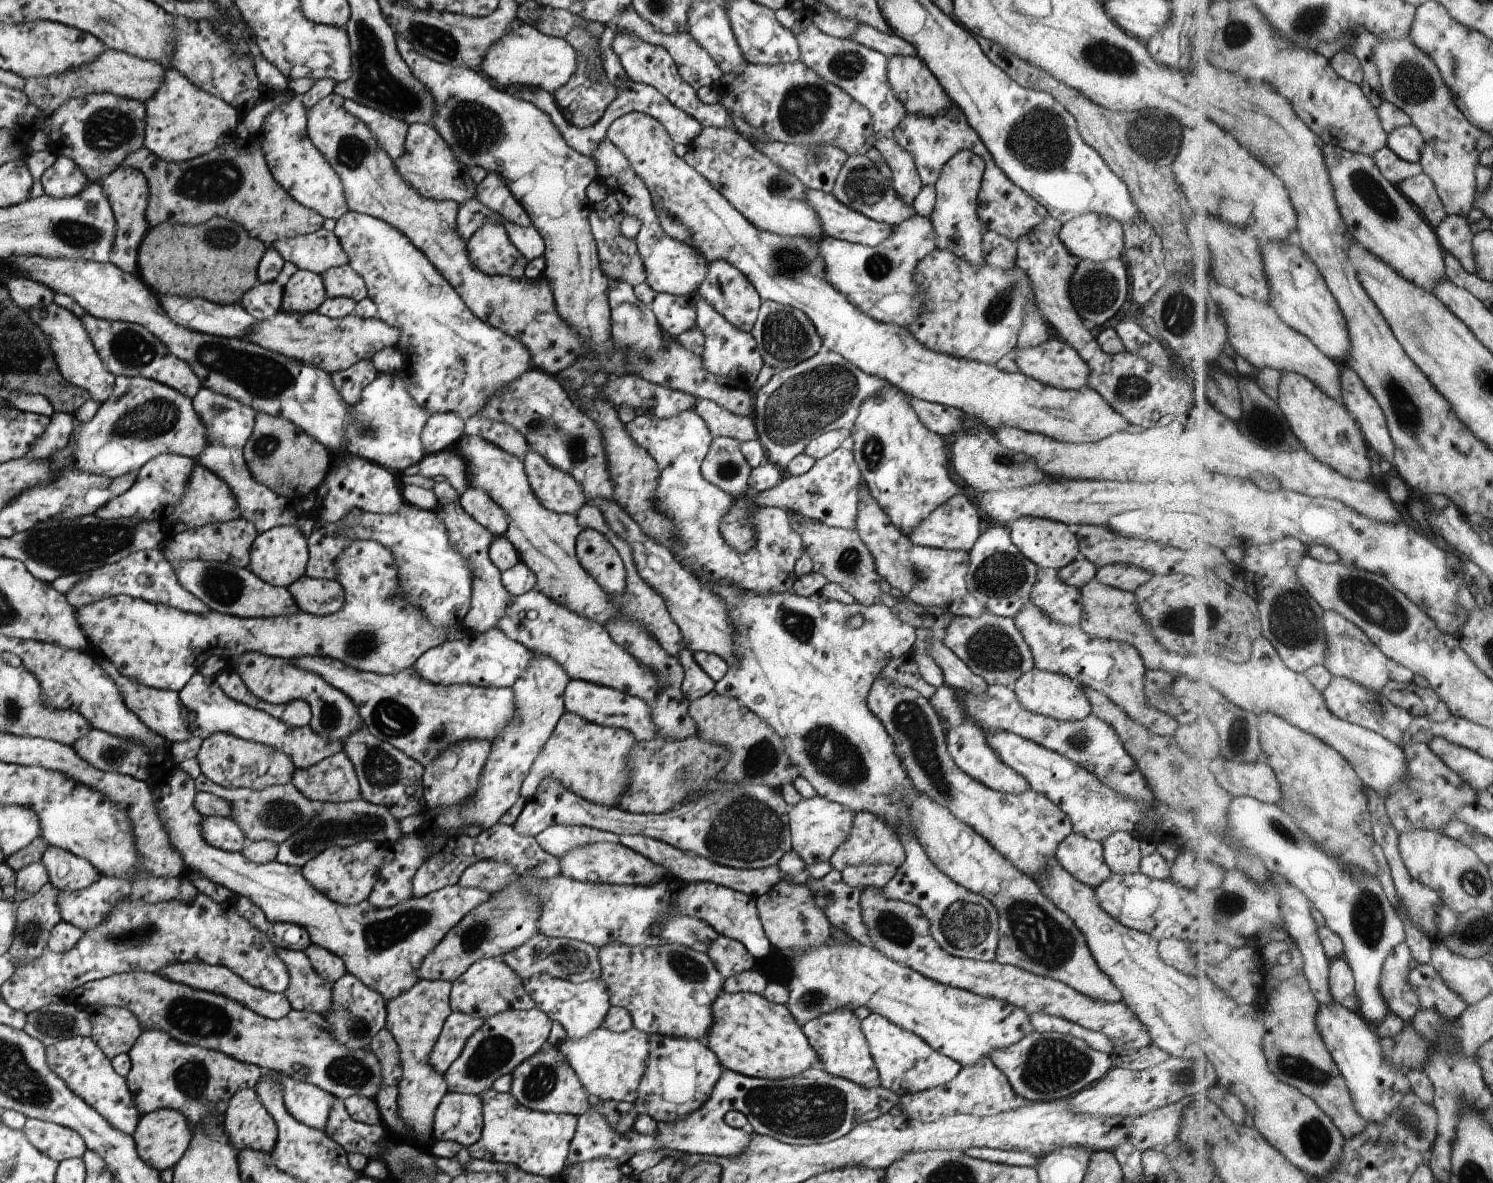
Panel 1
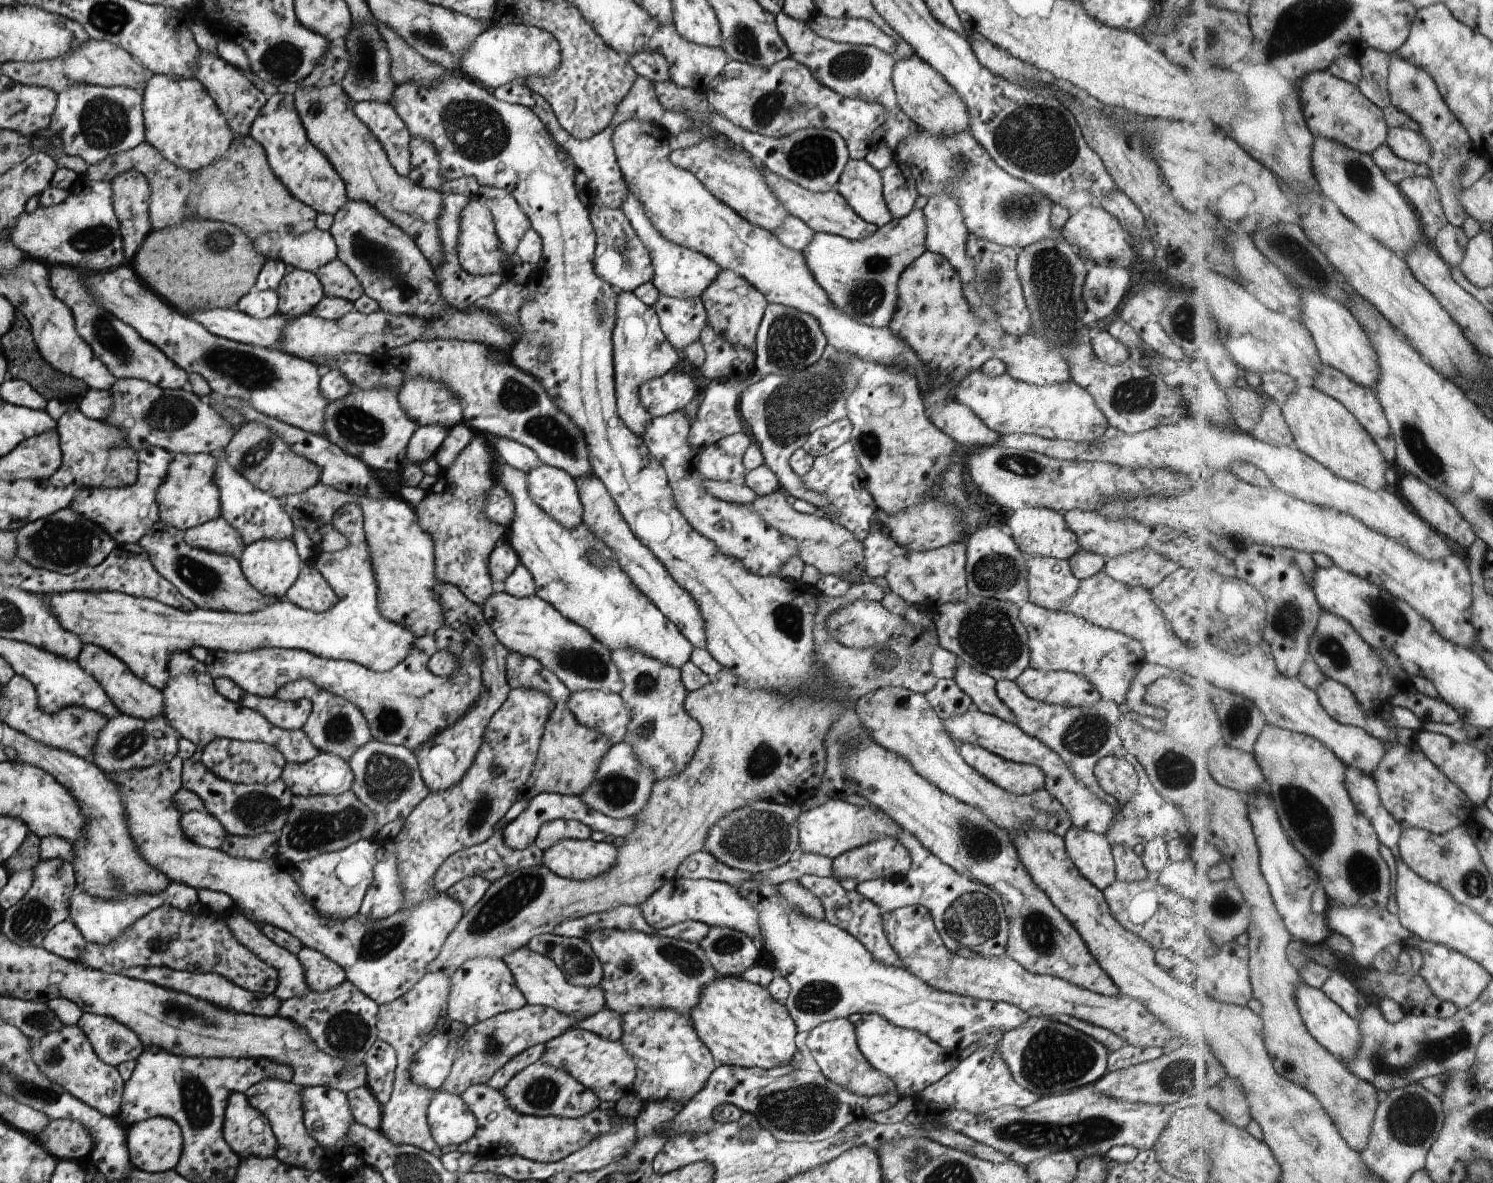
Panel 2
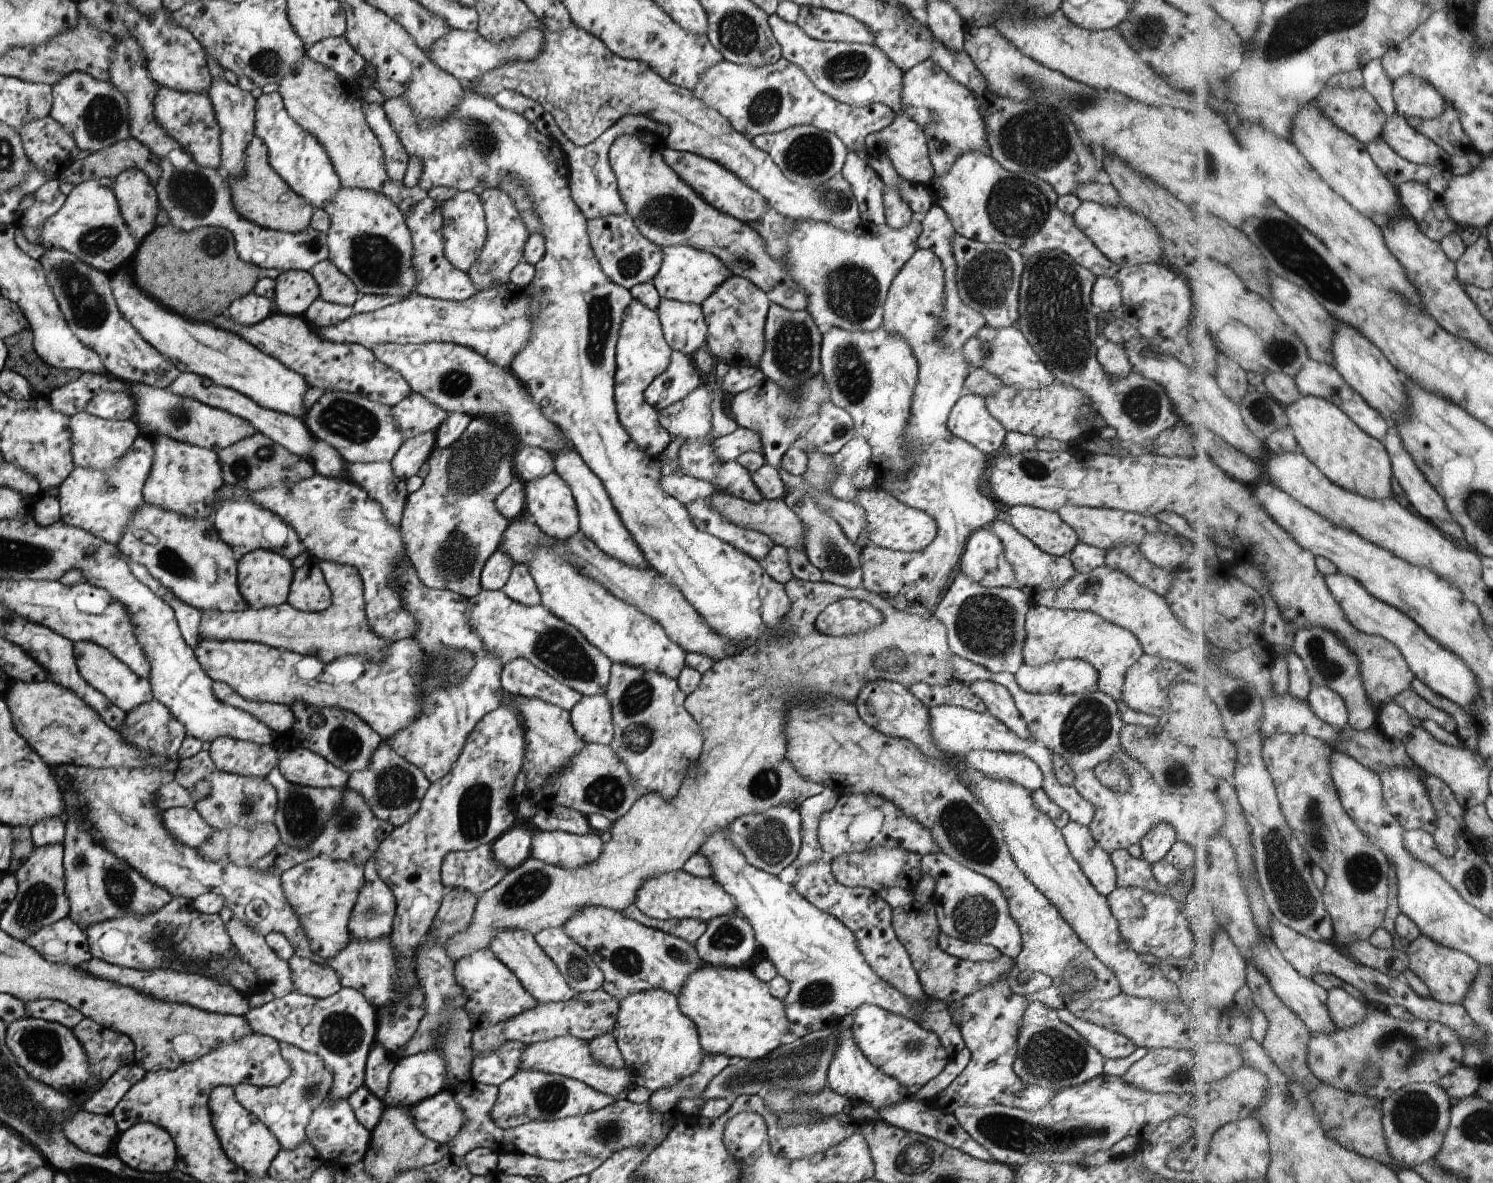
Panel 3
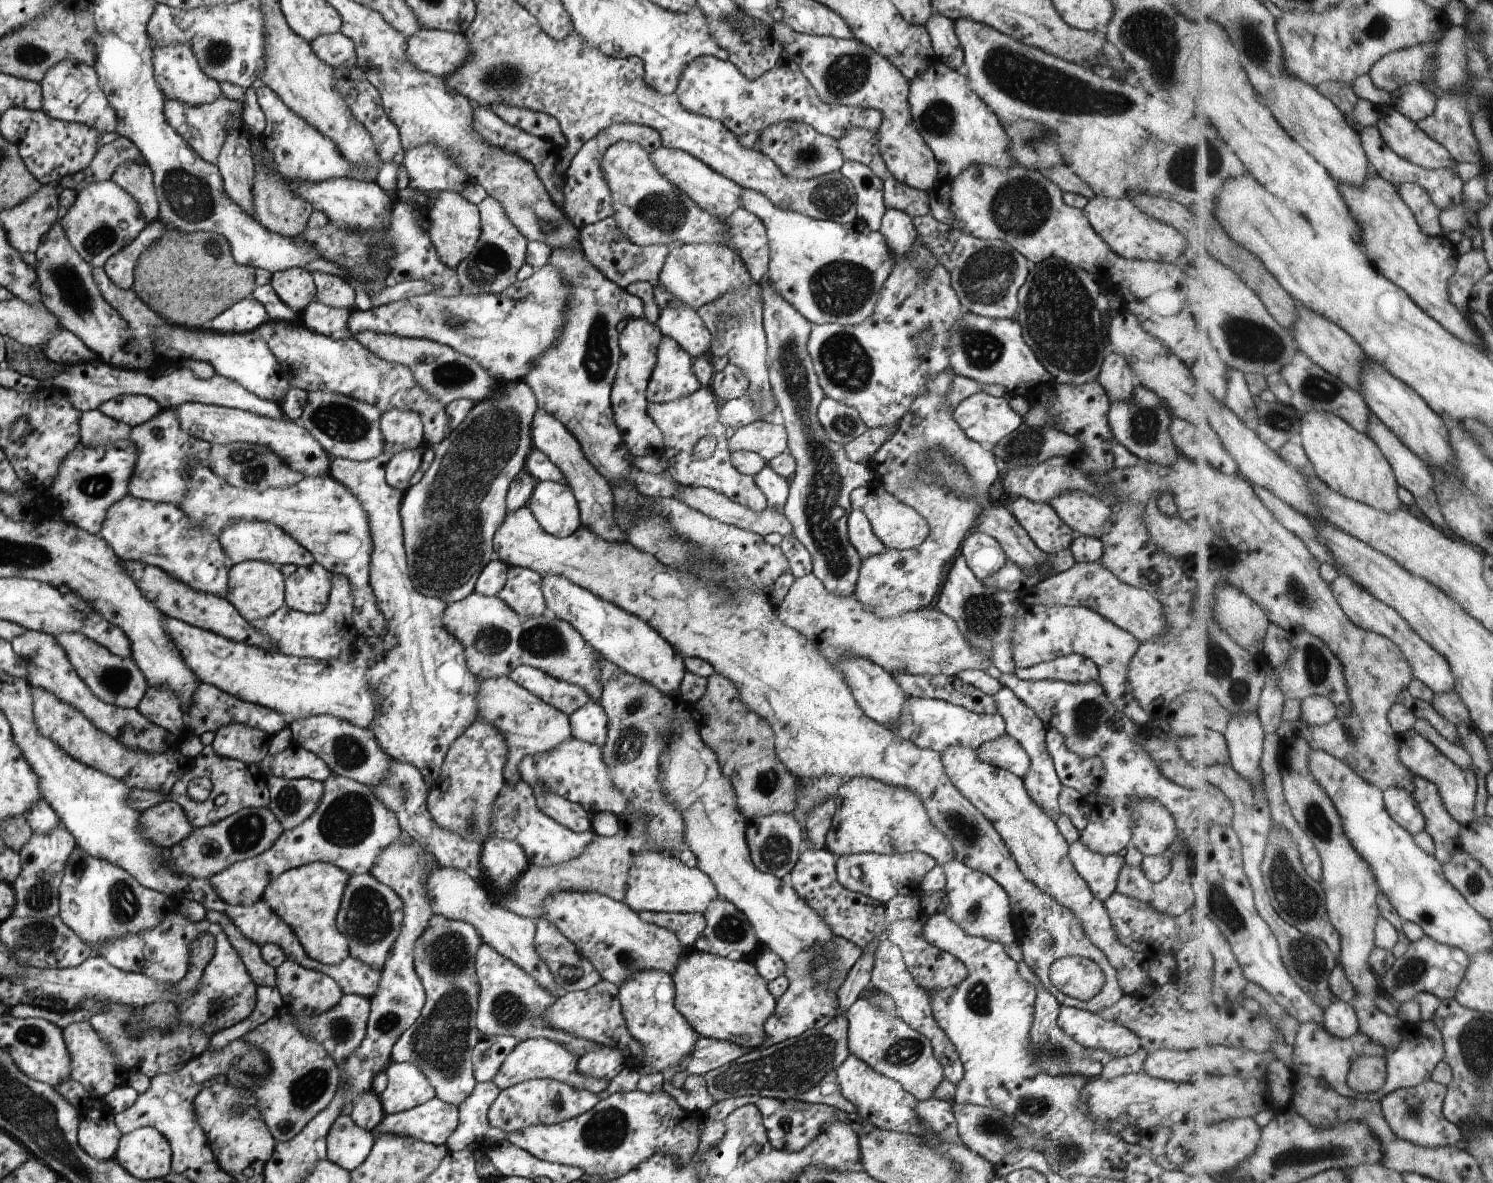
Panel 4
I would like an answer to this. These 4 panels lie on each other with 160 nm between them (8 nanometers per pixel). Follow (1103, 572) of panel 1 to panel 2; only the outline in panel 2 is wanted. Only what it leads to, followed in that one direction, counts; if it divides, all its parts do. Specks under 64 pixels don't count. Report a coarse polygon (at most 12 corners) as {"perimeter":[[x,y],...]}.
{"perimeter":[[1152,548],[1105,559],[1113,580],[1151,590],[1179,566]]}

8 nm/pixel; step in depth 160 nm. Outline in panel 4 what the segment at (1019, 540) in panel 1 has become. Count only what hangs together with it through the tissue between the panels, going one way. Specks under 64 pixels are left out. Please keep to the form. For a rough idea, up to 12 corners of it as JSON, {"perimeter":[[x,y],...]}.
{"perimeter":[[1017,497],[1011,514],[1046,555],[1072,531],[1047,504]]}

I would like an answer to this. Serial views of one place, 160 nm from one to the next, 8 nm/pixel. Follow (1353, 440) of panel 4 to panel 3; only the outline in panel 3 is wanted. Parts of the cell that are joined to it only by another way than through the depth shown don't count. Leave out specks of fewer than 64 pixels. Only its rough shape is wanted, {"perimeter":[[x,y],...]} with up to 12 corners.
{"perimeter":[[1303,396],[1291,430],[1334,483],[1365,498],[1393,494],[1384,441],[1339,405]]}

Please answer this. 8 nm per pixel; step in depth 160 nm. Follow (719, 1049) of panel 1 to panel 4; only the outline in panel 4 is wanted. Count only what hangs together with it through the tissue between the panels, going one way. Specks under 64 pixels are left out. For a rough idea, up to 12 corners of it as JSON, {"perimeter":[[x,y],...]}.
{"perimeter":[[686,949],[673,1006],[697,1035],[764,1041],[775,1001],[753,964]]}

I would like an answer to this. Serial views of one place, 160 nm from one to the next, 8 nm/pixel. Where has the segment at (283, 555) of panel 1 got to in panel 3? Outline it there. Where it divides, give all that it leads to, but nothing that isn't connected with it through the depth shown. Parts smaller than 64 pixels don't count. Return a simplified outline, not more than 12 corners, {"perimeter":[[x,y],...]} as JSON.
{"perimeter":[[255,549],[236,561],[247,608],[287,602],[293,571],[280,554]]}

